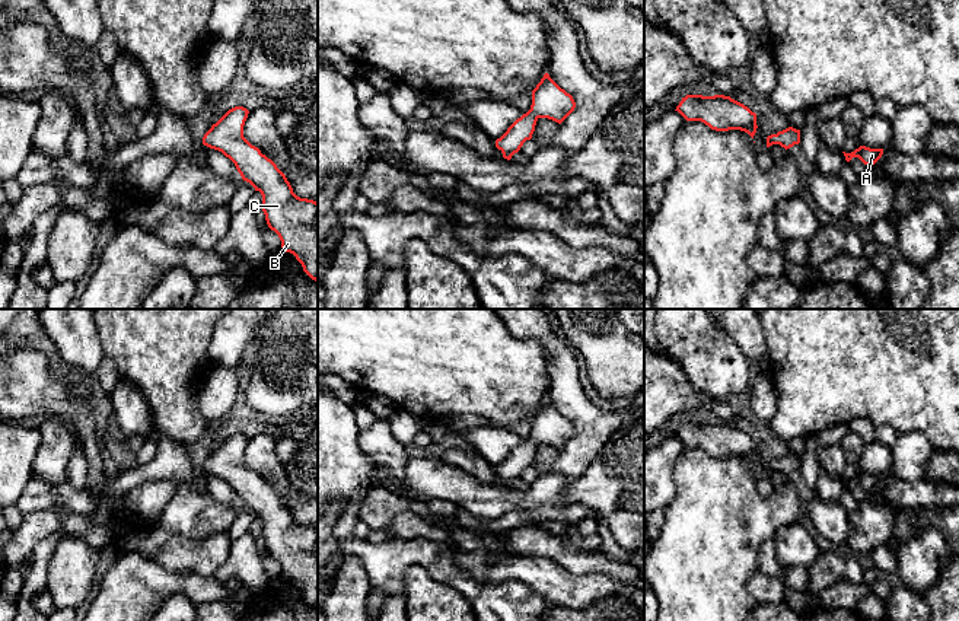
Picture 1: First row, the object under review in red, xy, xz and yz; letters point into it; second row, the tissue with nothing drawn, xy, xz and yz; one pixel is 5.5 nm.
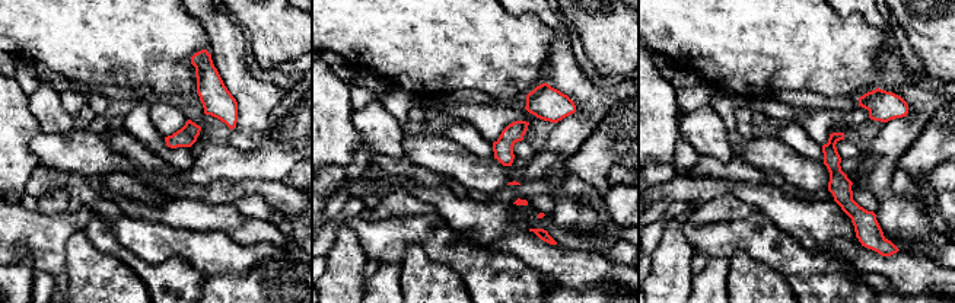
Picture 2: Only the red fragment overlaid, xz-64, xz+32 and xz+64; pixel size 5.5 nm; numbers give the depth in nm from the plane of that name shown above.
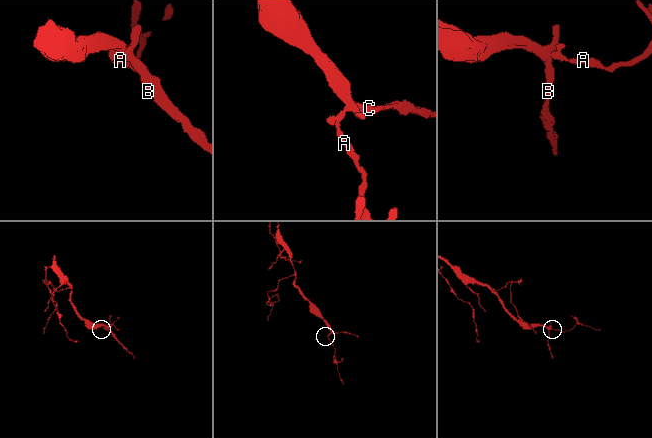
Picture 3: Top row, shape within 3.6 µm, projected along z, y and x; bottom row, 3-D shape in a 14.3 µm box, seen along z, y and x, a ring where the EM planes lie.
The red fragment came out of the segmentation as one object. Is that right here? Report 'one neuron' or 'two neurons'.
two neurons

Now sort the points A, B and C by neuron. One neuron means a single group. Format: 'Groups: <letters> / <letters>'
Groups: A / B C

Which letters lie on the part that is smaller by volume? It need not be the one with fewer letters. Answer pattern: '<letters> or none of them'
A

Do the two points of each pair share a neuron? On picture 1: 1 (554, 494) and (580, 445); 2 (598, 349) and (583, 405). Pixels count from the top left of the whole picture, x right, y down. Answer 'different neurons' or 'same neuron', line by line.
1: different neurons
2: different neurons

